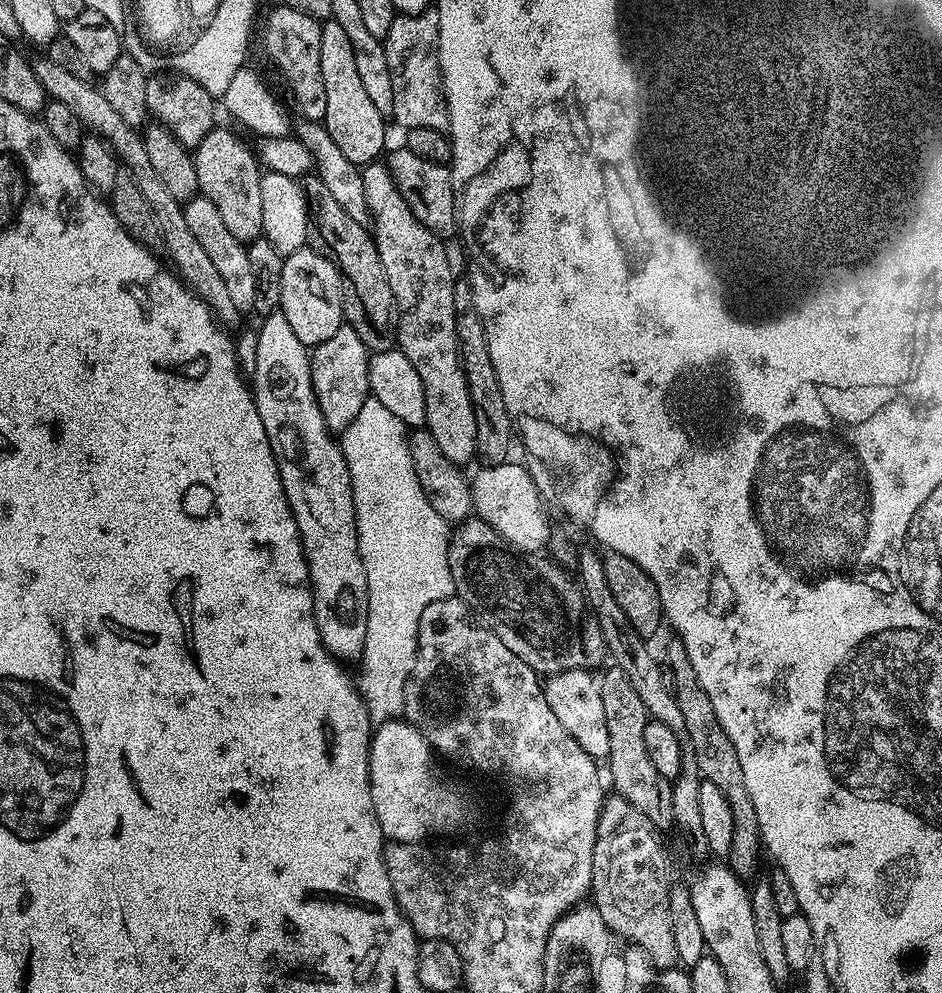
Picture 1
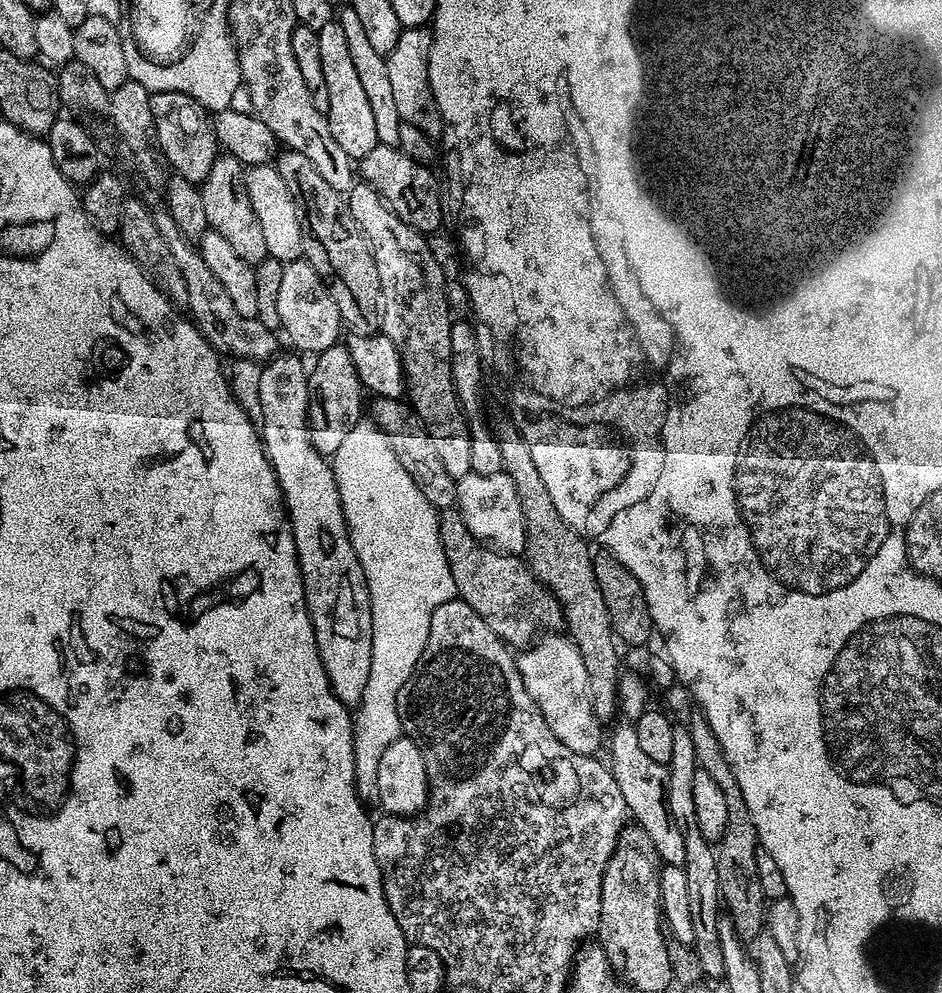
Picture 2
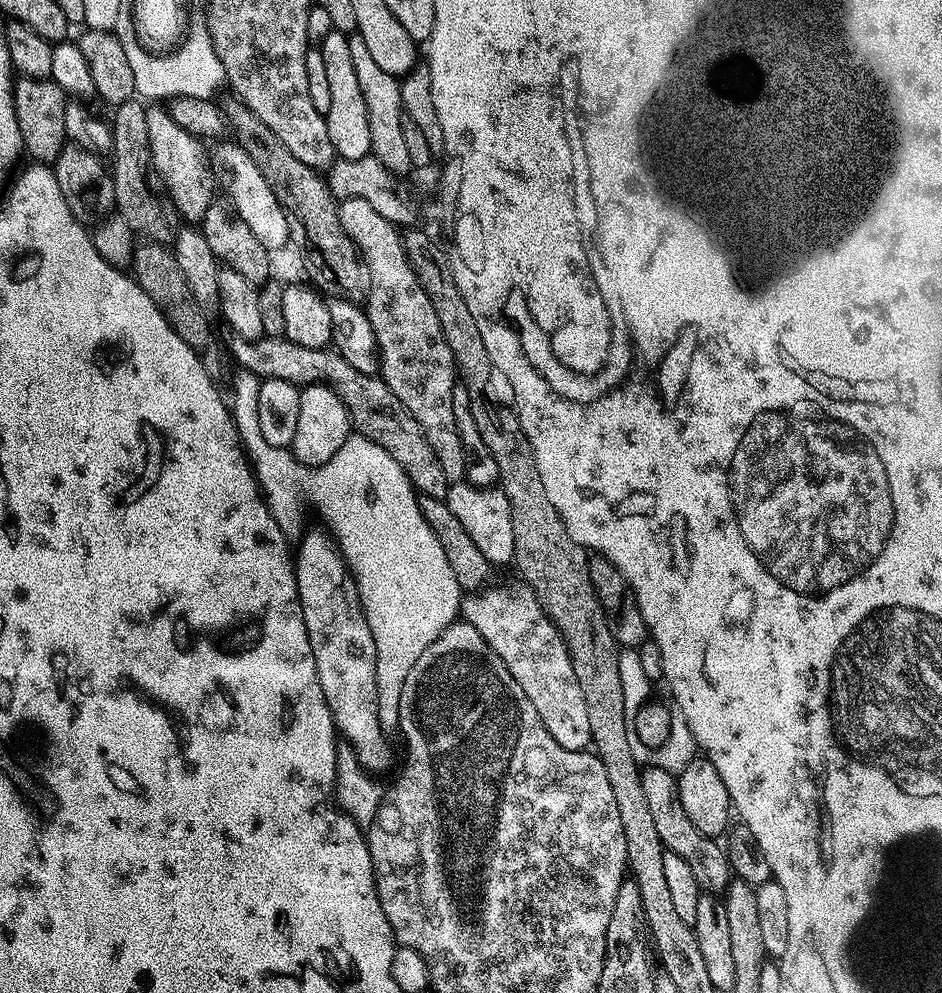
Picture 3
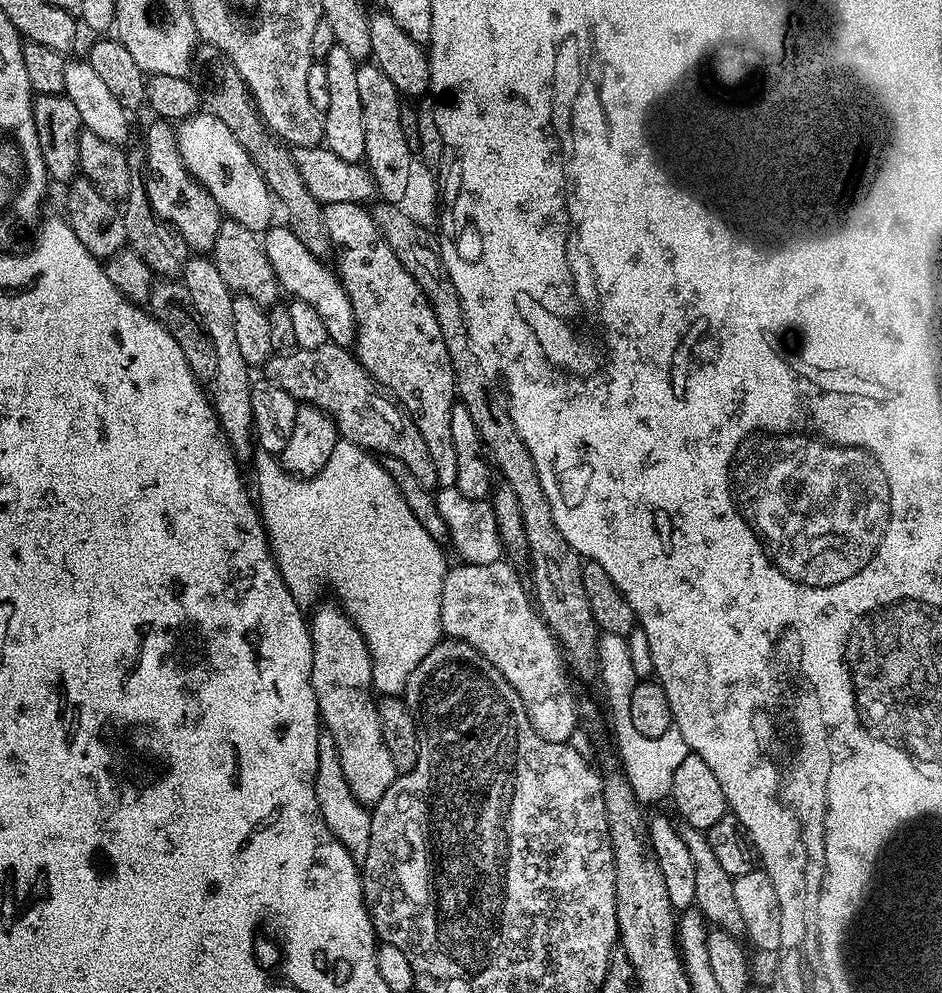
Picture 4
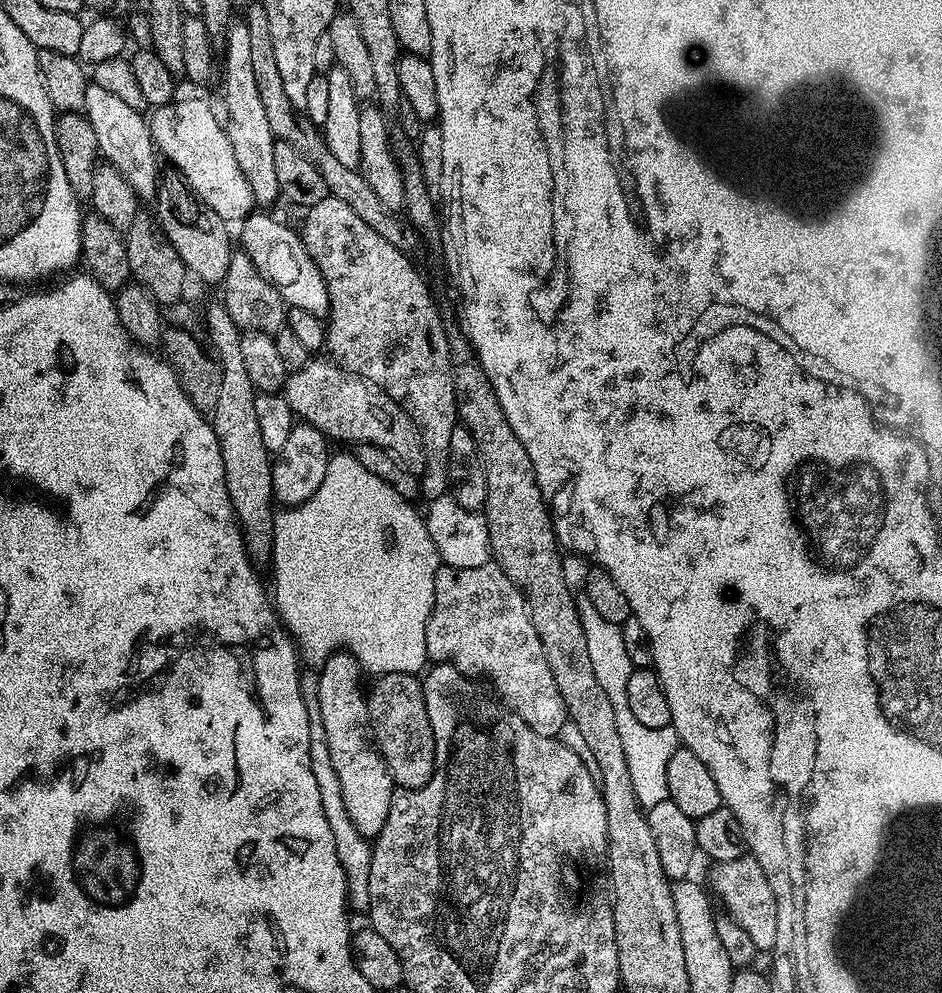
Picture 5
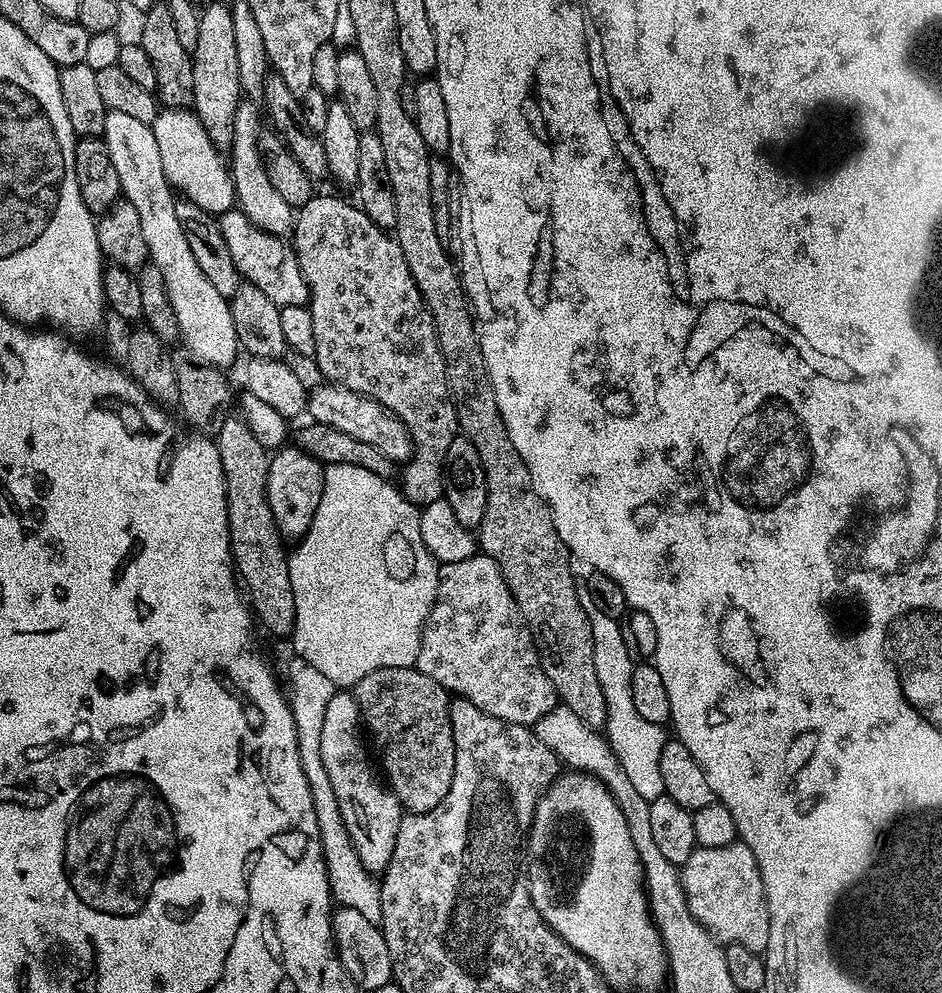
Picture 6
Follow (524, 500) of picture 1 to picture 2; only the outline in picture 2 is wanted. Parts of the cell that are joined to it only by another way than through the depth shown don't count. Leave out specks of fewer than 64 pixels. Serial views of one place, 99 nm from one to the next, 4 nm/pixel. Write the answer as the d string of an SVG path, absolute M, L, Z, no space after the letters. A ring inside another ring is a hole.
M471 472L466 478L456 482L456 508L462 522L466 522L466 530L474 534L474 538L493 548L497 552L508 552L512 556L520 556L526 549L526 526L522 518L522 502L518 502L518 490L514 490L514 482L506 473L478 474Z

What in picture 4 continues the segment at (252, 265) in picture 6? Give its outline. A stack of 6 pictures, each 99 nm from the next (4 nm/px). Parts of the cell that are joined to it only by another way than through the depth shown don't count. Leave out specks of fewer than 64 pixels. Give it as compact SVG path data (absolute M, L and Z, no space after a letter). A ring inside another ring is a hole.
M269 227L268 231L263 233L262 243L281 289L287 295L289 292L289 297L310 302L310 306L318 310L322 322L326 322L329 341L337 344L339 348L351 349L356 342L354 310L350 306L350 298L340 282L339 275L331 267L328 269L324 265L327 263L321 257L310 254L310 250L306 250L304 243L293 234L291 227L276 227Z

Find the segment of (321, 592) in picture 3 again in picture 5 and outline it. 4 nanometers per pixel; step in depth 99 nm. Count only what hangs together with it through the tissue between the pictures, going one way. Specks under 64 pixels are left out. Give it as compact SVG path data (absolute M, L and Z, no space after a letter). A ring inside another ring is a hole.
M347 650L333 652L327 660L319 665L320 681L316 684L316 704L314 700L314 708L320 711L320 720L318 716L318 728L324 731L324 744L328 747L328 760L332 763L331 775L338 782L338 786L342 786L342 802L346 802L346 814L350 814L350 822L354 822L354 830L358 830L358 834L375 838L382 830L382 826L386 826L386 814L390 814L390 798L394 791L392 783L392 775L386 766L386 762L380 757L380 749L376 747L376 737L372 734L372 723L370 722L370 714L368 713L368 697L366 695L365 685L360 685L360 676L362 677L362 669L360 663L352 657L352 653Z

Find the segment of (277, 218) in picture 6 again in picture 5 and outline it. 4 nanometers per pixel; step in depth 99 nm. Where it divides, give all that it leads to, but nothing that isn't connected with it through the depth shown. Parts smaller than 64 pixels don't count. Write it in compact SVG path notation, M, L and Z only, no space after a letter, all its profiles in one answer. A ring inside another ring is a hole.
M233 19L228 25L227 40L228 46L222 50L224 104L228 107L226 131L230 138L230 146L234 146L234 159L238 161L242 174L246 174L246 182L250 182L253 201L257 205L268 206L264 204L272 204L281 199L278 174L274 171L274 146L277 139L270 130L270 121L266 118L262 97L258 95L258 82L254 78L250 59L250 30L243 19Z

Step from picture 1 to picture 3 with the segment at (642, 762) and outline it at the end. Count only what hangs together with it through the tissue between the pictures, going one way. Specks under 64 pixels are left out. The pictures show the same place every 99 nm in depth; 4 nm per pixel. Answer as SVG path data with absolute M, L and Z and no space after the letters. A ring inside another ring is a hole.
M645 767L640 774L642 782L642 794L646 794L646 806L650 806L650 815L654 817L654 827L658 830L658 838L664 844L665 849L690 866L694 870L694 878L700 884L701 889L711 890L713 893L723 893L724 889L730 883L730 865L728 863L728 853L723 847L720 848L713 837L702 834L686 818L686 810L682 810L682 802L678 798L678 786L676 785L676 776L671 772L654 768Z

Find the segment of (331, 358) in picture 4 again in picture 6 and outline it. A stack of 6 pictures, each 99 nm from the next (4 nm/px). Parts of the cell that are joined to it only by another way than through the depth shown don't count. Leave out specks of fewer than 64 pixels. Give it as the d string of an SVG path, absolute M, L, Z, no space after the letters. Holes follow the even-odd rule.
M325 382L311 389L308 393L306 412L313 421L329 424L345 434L350 434L353 438L358 438L361 442L366 442L367 445L374 446L393 462L407 462L412 456L414 445L408 427L392 411L383 408L376 400L344 388L341 384Z

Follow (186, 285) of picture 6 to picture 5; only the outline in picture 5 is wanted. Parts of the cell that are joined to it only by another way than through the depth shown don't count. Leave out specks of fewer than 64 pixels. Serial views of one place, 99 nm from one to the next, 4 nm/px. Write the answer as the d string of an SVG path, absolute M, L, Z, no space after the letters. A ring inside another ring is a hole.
M89 83L86 90L84 112L90 126L94 126L101 157L123 174L141 201L155 201L158 195L156 179L160 176L161 161L158 159L158 149L152 141L152 129L145 113L134 110L134 106L126 106L126 102L121 102L116 95L93 83Z

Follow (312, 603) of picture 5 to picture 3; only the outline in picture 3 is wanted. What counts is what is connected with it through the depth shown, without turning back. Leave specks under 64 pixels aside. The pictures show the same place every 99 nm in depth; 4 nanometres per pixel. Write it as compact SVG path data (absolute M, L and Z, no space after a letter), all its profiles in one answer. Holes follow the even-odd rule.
M237 367L235 371L232 376L232 396L230 392L232 420L240 435L243 455L260 483L270 514L285 536L296 538L302 532L300 523L304 520L304 500L312 499L316 503L327 531L332 533L333 540L356 579L360 605L366 614L370 634L374 634L380 724L386 730L399 729L398 702L402 702L402 685L406 682L406 674L414 670L414 662L422 658L422 650L426 650L430 642L437 640L447 630L462 608L462 590L450 570L450 562L446 562L446 554L442 551L438 538L434 538L430 526L426 526L426 518L422 518L418 493L410 478L402 470L402 466L398 466L398 462L394 462L394 458L390 458L390 454L382 450L382 446L370 442L370 438L352 434L346 442L342 442L338 454L334 454L330 462L317 468L304 467L294 459L288 448L270 446L270 442L266 442L262 434L262 426L258 426L260 377L242 367Z

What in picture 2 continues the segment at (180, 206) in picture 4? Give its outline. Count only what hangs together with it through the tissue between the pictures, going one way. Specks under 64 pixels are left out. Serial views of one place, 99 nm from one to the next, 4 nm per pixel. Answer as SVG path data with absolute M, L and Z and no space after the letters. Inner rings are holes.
M154 92L150 96L150 109L156 127L155 147L161 157L168 159L171 171L186 178L186 182L199 185L210 172L218 155L216 135L210 114L190 94L181 92Z

